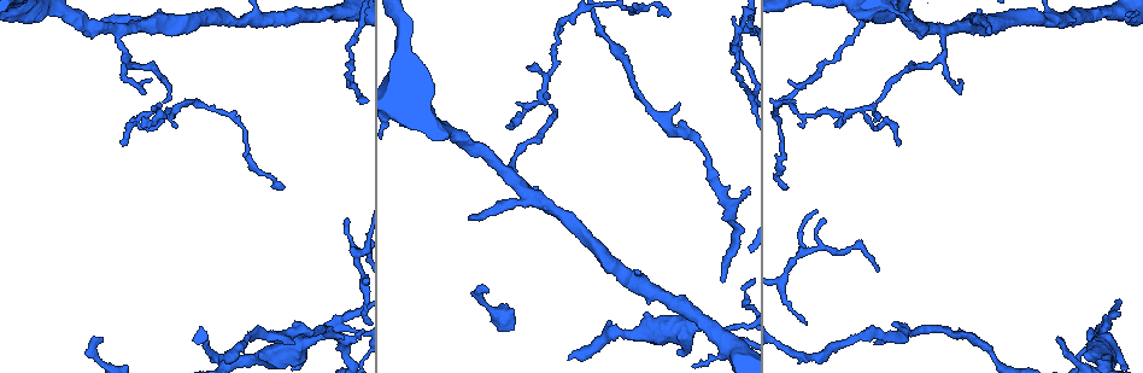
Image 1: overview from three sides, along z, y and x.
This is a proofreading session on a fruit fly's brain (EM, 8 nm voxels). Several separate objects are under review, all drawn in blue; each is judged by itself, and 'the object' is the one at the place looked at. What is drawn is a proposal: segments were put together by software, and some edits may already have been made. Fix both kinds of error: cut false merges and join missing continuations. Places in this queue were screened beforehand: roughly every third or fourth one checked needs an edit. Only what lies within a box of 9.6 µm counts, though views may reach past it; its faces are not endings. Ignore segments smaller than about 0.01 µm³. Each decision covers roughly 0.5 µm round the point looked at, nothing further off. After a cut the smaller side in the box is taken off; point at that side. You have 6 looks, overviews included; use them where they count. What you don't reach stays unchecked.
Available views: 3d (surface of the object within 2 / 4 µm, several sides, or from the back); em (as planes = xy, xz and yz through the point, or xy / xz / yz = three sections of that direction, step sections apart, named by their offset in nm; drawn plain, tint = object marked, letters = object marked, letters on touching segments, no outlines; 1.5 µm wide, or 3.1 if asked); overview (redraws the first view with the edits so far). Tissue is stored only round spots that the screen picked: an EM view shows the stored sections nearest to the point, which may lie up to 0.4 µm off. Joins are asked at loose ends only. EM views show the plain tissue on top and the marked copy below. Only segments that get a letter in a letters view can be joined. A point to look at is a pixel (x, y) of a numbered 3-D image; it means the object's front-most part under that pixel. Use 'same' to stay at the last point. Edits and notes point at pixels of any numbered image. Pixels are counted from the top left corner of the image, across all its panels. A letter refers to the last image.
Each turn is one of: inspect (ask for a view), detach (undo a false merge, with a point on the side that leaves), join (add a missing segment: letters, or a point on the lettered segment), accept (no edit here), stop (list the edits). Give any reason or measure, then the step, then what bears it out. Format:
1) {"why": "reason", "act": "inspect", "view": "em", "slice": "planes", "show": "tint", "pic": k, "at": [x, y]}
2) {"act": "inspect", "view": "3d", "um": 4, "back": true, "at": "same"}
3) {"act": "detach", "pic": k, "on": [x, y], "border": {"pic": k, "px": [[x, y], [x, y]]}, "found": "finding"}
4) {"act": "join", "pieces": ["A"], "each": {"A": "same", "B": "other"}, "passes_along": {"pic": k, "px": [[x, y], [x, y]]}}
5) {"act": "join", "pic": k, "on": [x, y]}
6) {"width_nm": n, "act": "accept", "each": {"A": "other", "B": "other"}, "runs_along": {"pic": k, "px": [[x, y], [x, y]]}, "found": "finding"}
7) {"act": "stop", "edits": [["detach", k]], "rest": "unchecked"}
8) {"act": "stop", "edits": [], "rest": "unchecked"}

{"why": "three arms meet", "act": "inspect", "view": "3d", "um": 4, "back": true, "pic": 1, "at": [871, 108]}

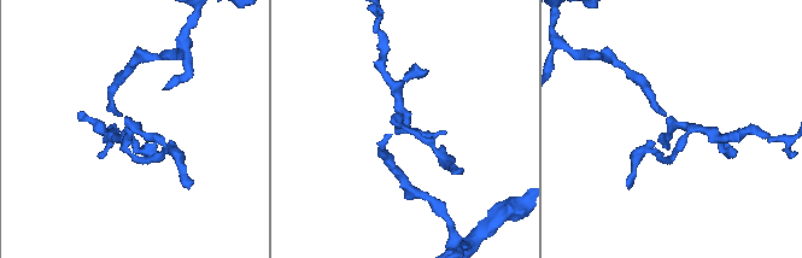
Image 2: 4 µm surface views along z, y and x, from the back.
{"act": "inspect", "view": "em", "slice": "yz", "step": 8, "show": "tint", "pic": 2, "at": [676, 125]}

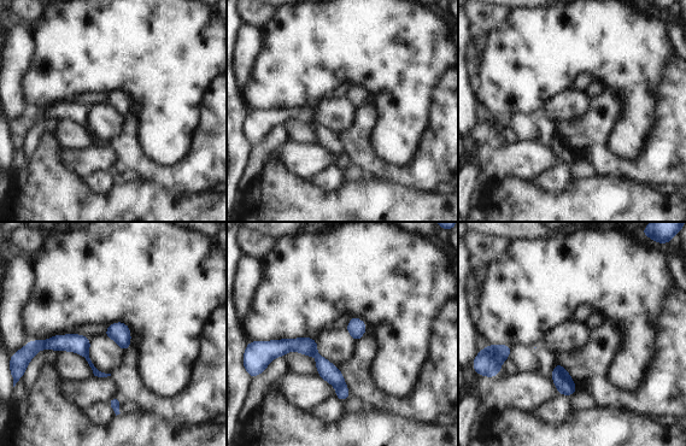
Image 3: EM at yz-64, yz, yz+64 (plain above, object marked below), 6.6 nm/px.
{"why": "another direction", "act": "inspect", "view": "em", "slice": "planes", "show": "letters", "at": "same"}

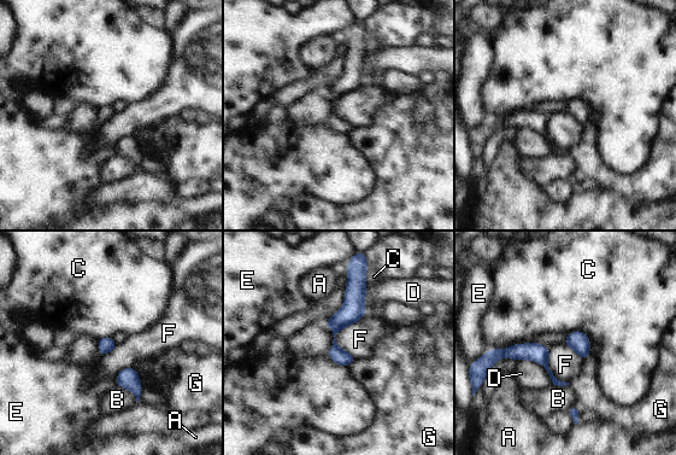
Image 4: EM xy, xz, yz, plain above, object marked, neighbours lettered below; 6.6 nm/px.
{"act": "accept", "each": {"A": "other", "B": "other", "C": "other", "D": "other", "E": "other", "F": "other", "G": "other"}, "runs_along": {"pic": 4, "px": [[351, 275], [353, 308], [334, 330], [344, 362]]}, "found": "all the same neuron"}

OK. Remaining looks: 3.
{"why": "an open end", "act": "inspect", "view": "em", "slice": "planes", "show": "tint", "pic": 1, "at": [469, 217]}

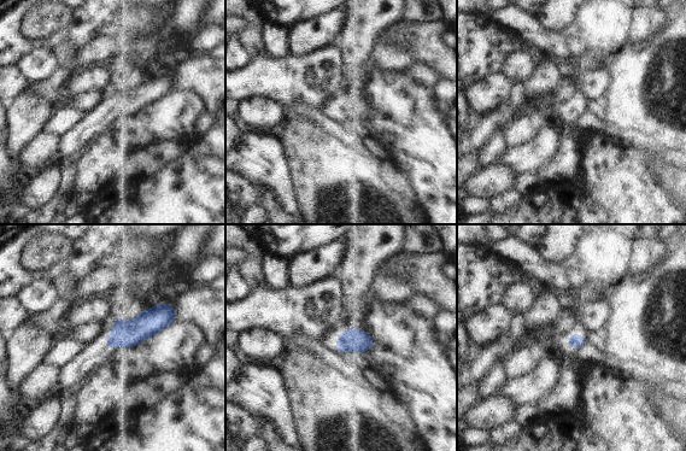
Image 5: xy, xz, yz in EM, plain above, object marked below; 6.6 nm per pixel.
{"act": "inspect", "view": "em", "slice": "planes", "show": "letters", "at": "same"}

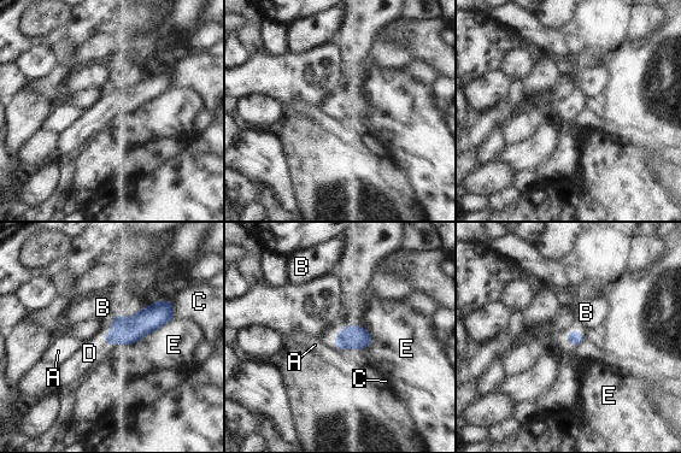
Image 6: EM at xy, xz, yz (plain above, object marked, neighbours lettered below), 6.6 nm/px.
{"longest_contact_nm": ["E", 500], "act": "join", "pieces": ["D"], "each": {"A": "other", "B": "other", "C": "other", "D": "same", "E": "other"}, "passes_along": {"pic": 6, "px": [[351, 337], [335, 342], [327, 340]]}, "found": "the neuron continues"}

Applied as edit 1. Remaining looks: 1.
{"act": "stop", "edits": [["join", 6]], "rest": "unchecked"}

